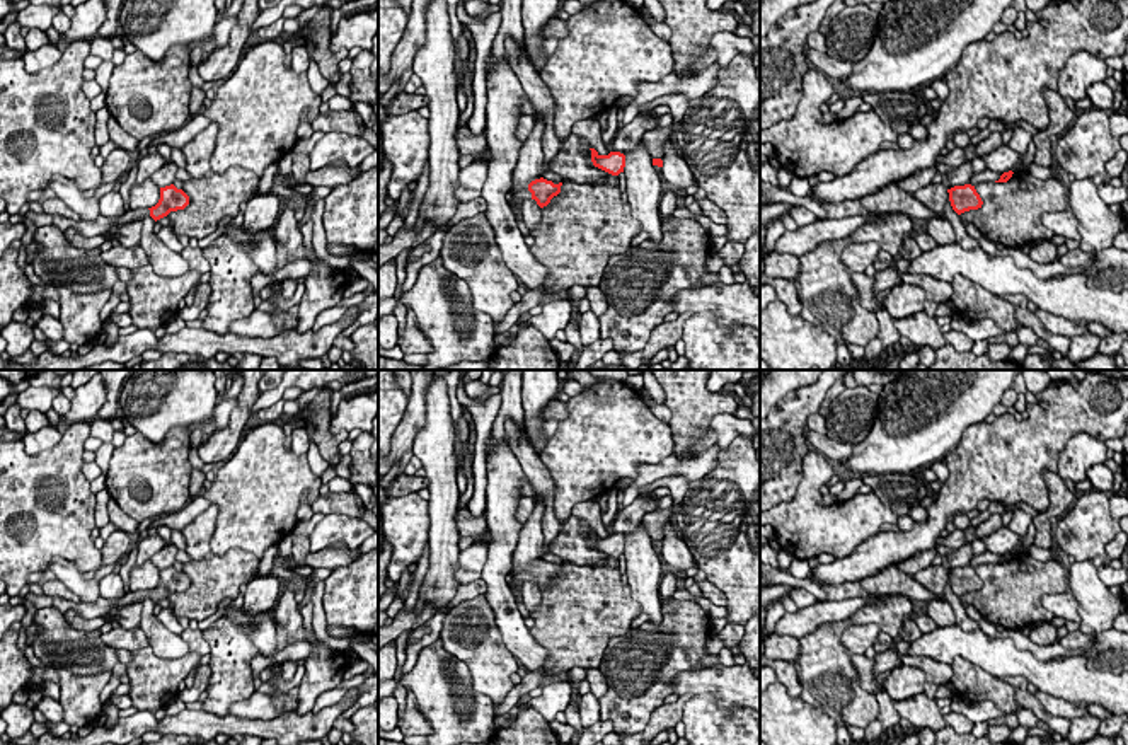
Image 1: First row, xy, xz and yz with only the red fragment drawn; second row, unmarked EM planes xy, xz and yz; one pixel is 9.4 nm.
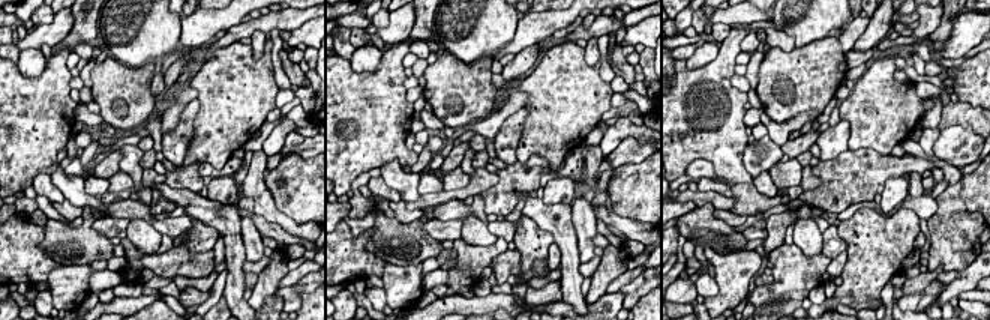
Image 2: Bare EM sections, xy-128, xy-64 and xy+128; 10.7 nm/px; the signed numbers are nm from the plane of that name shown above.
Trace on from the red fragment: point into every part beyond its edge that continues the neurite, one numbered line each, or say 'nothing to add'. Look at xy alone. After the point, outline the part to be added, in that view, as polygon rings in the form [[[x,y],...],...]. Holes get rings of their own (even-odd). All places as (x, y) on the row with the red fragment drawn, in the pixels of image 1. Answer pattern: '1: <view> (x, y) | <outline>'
1: xy (103, 224) | [[[129,210],[121,217],[104,217],[99,215],[95,222],[73,222],[70,218],[65,218],[61,215],[48,215],[48,213],[34,213],[27,211],[24,218],[31,220],[36,227],[44,227],[44,225],[55,225],[61,232],[66,232],[68,228],[78,230],[85,237],[95,237],[102,235],[106,232],[111,232],[114,227],[121,227],[124,223],[135,222],[135,220],[143,220],[145,217],[150,217],[150,210]]]

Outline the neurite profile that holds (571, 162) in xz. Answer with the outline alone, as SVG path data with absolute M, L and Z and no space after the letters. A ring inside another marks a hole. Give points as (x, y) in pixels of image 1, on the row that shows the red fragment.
M569 135L561 150L552 159L549 169L573 182L601 184L607 181L608 172L598 169L591 162L591 150L583 150L576 135Z

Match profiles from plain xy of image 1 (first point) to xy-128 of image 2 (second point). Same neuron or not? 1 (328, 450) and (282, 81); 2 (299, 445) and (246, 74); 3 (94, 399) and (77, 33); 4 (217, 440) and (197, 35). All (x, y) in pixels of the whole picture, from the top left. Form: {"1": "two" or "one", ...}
{"1": "two", "2": "two", "3": "two", "4": "two"}

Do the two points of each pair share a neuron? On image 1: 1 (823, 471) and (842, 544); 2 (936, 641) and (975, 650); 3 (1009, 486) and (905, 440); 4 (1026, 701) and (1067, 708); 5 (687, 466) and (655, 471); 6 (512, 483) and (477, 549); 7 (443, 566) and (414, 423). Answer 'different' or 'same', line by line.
1: same
2: same
3: different
4: different
5: same
6: different
7: different

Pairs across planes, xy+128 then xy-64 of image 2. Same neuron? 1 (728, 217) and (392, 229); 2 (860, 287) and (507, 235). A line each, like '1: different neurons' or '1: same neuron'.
1: different neurons
2: different neurons

